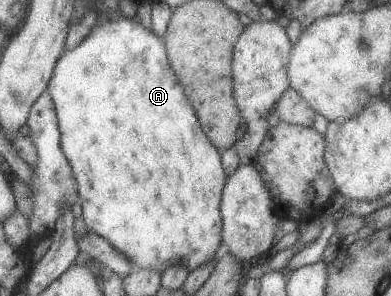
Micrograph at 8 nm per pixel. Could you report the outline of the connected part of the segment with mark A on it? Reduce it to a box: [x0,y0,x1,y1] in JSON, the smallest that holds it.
[45,17,227,274]

